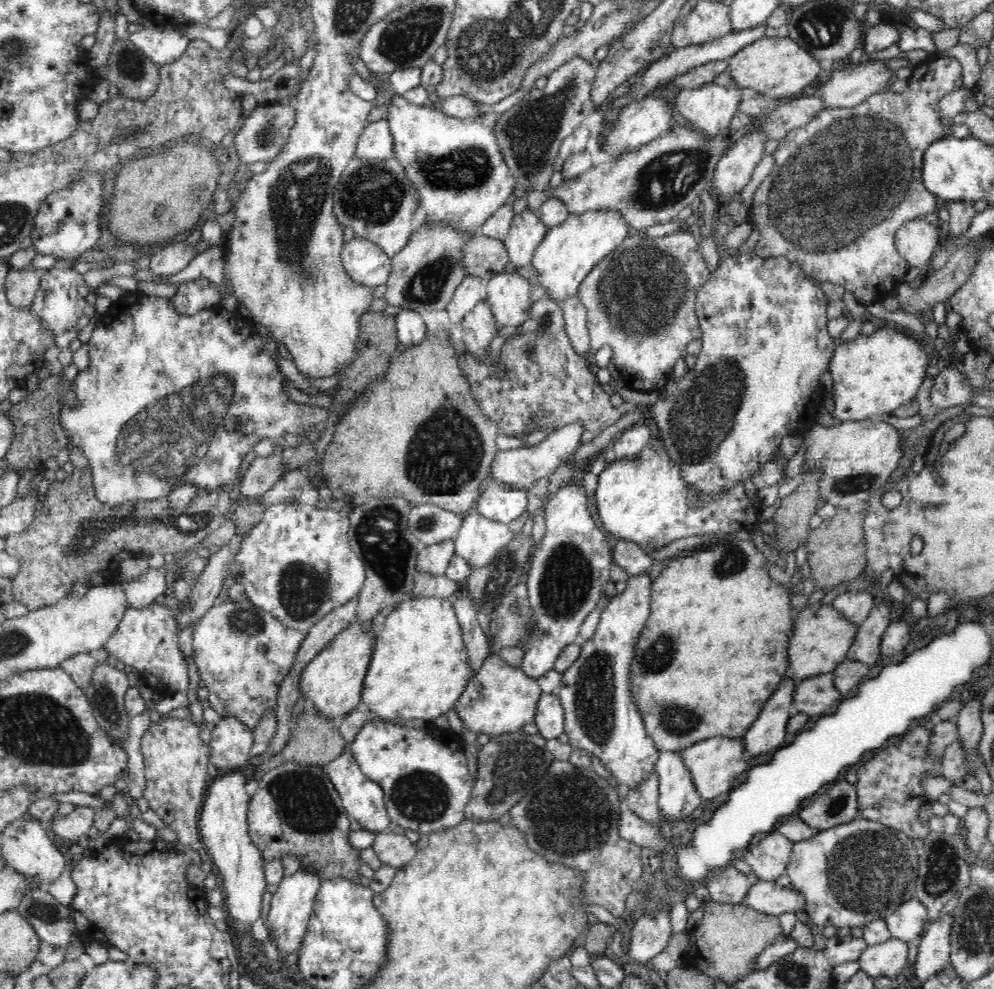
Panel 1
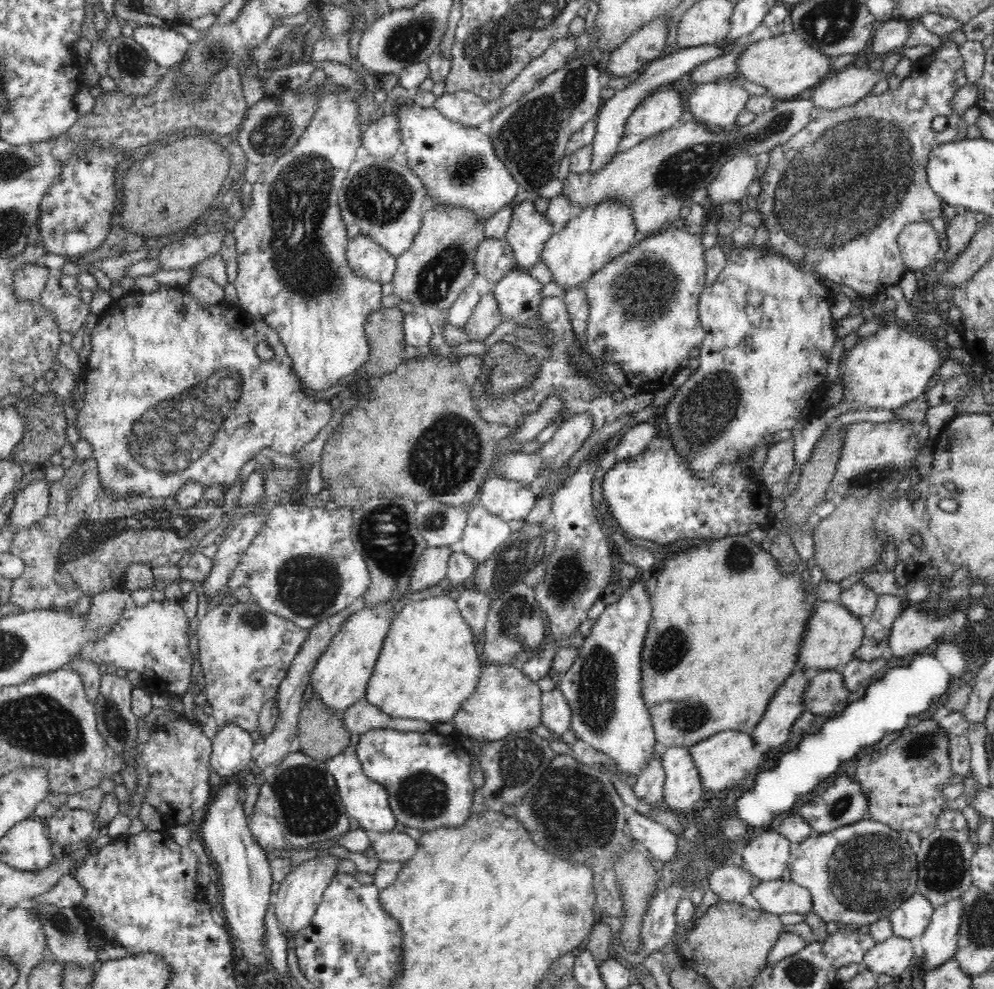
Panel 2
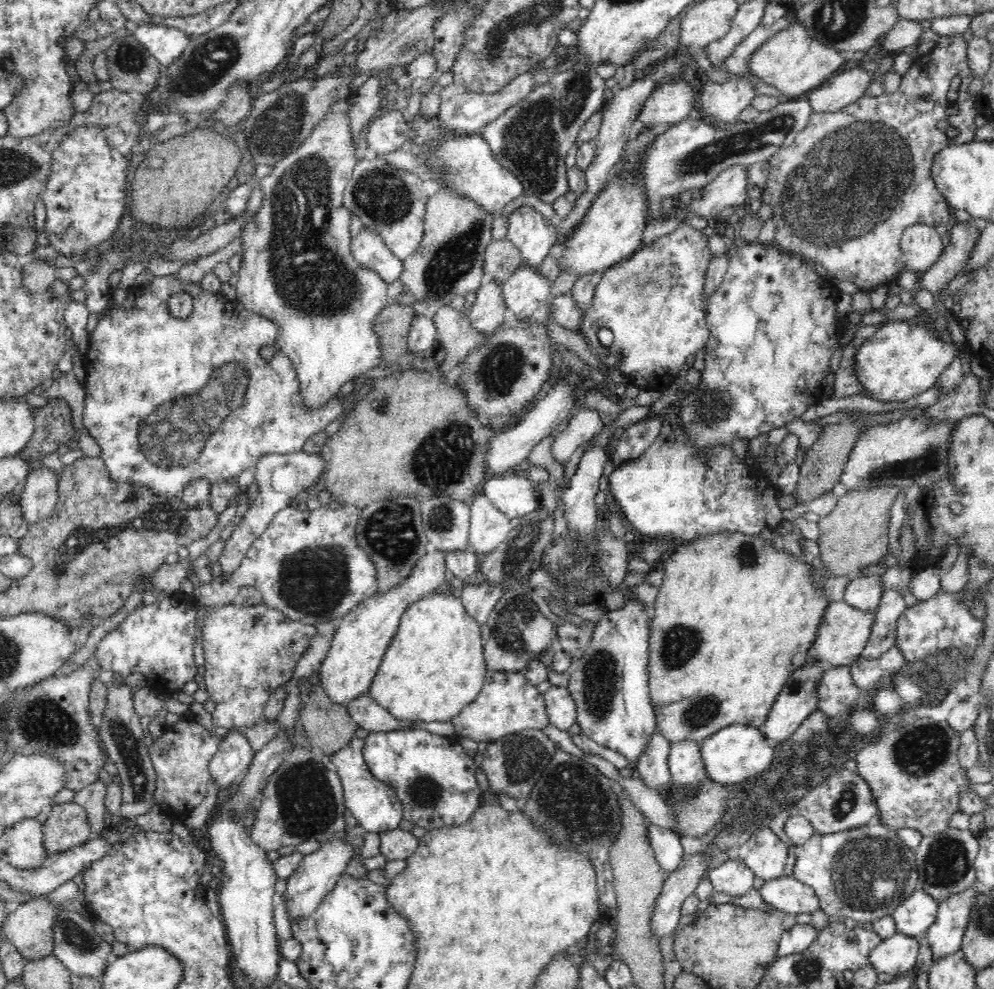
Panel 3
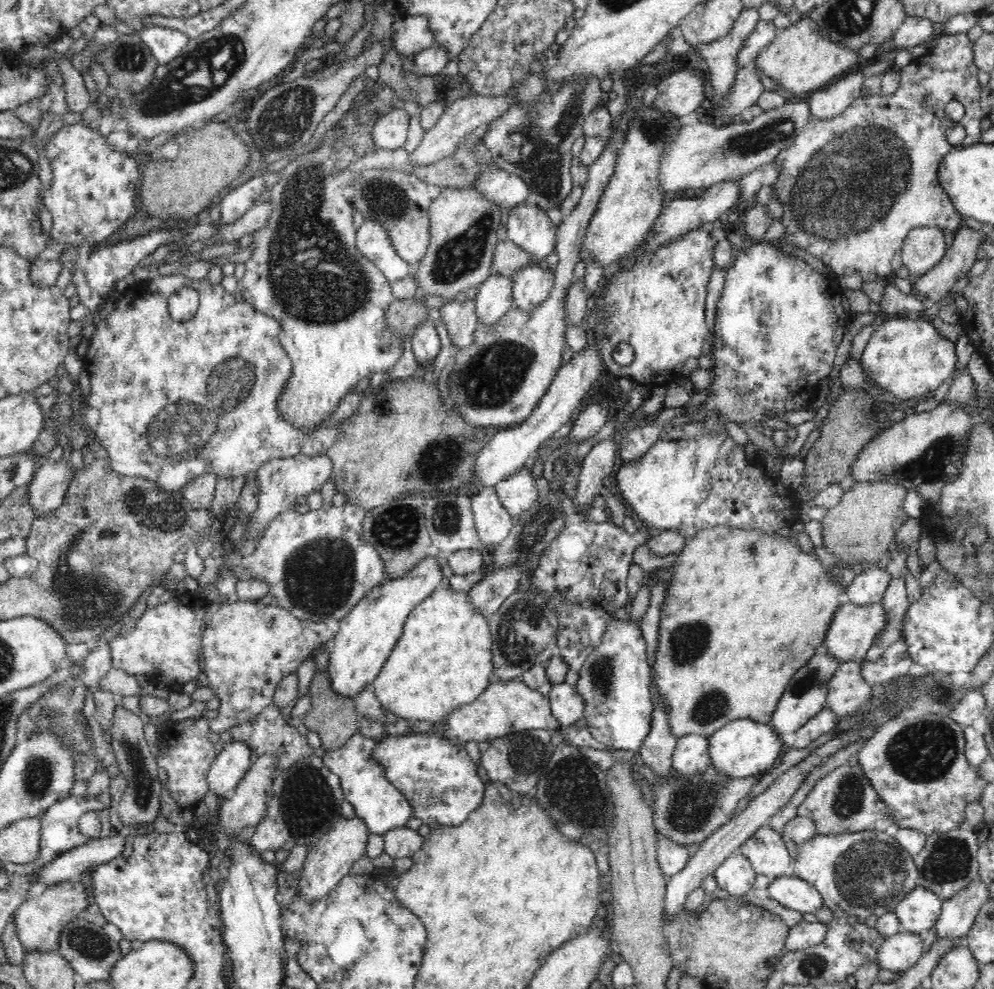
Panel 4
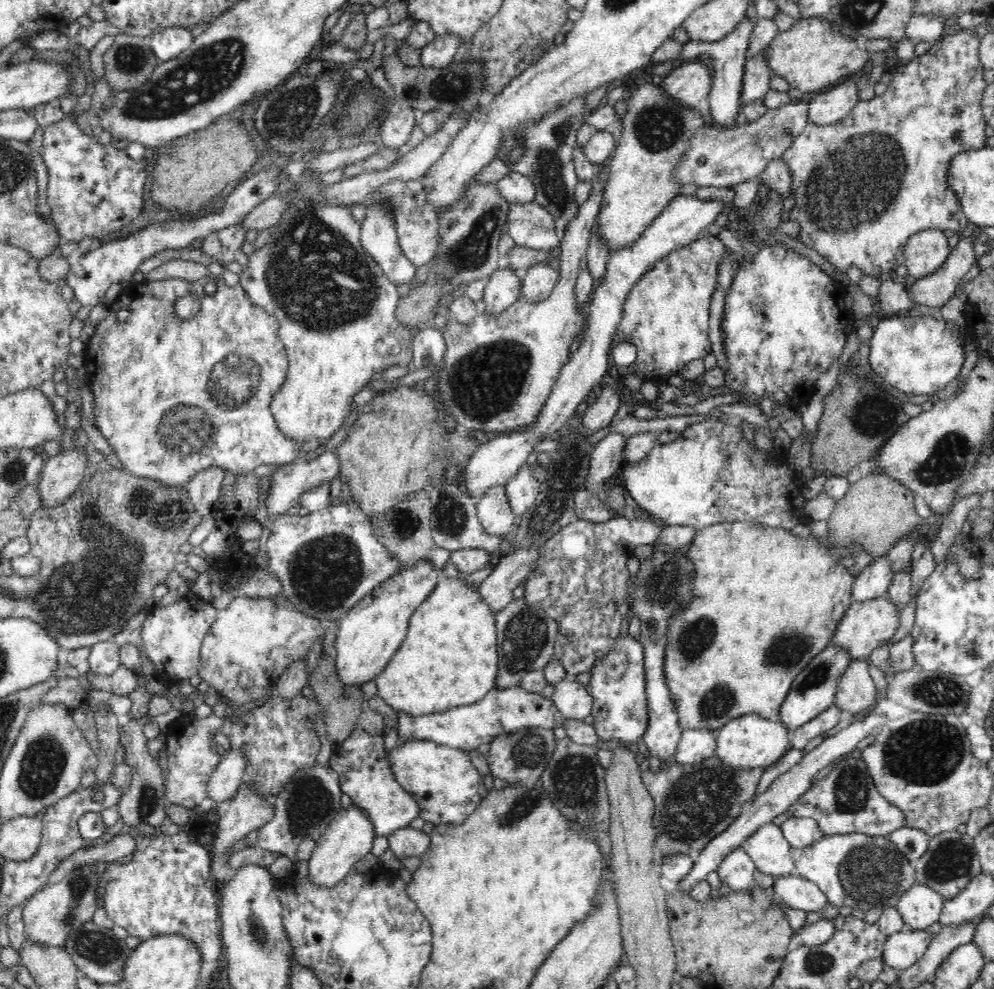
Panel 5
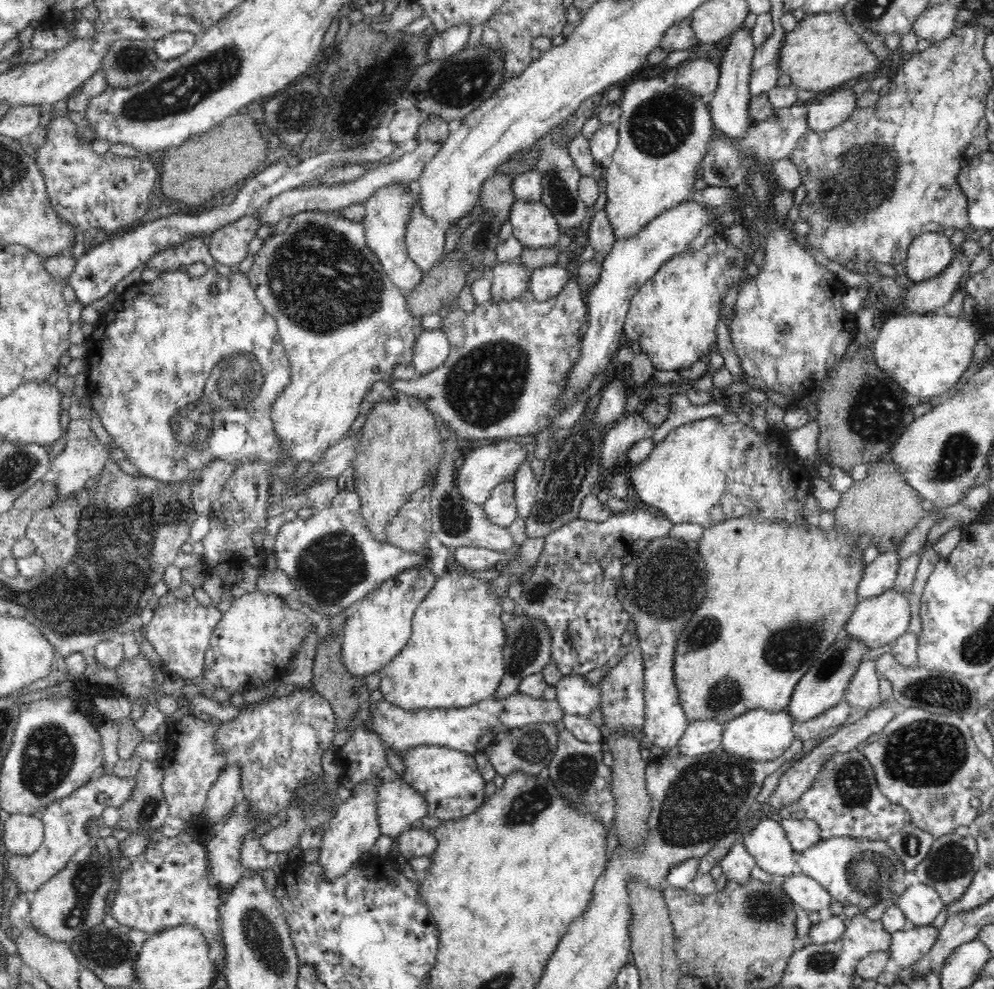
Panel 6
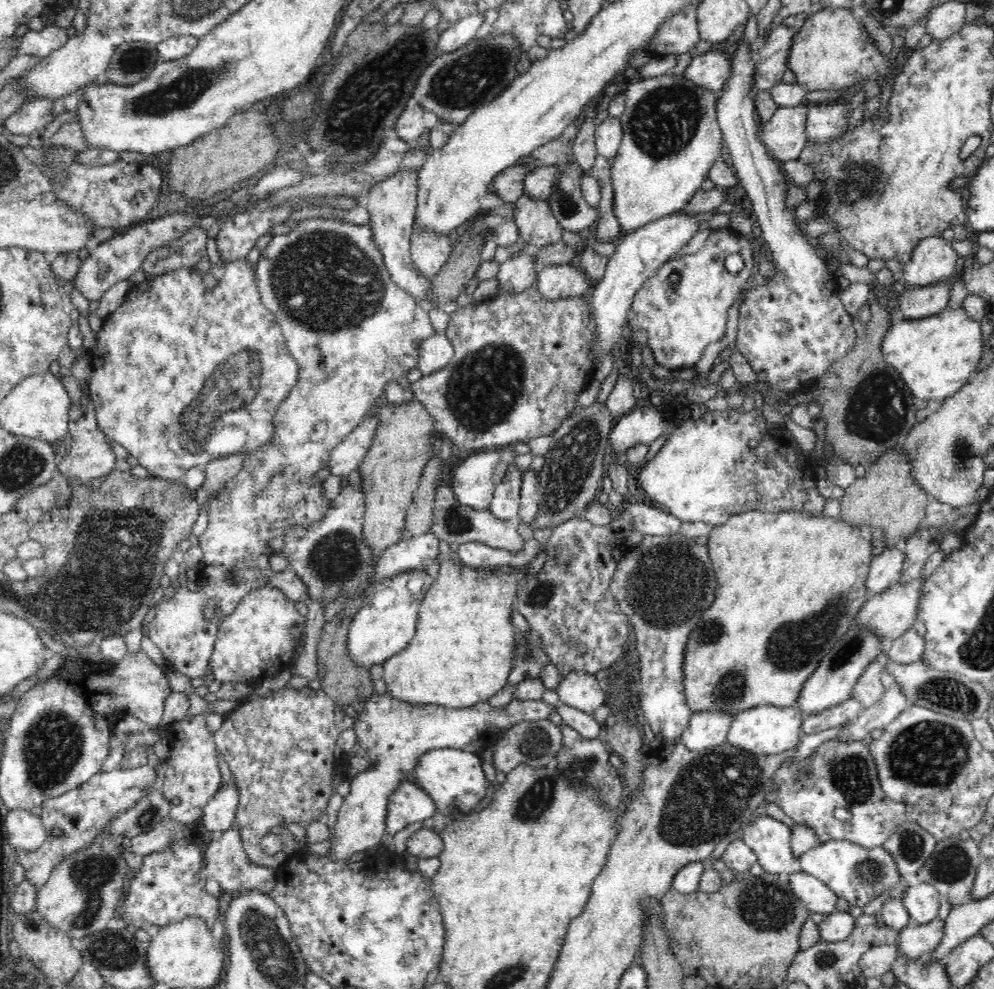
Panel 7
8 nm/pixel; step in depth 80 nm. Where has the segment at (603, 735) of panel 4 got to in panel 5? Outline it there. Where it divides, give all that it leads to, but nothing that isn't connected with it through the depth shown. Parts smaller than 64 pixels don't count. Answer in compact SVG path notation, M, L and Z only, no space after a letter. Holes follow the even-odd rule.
M630 636L621 637L616 648L606 658L598 660L589 673L590 681L586 685L595 700L591 716L599 740L616 740L636 747L636 742L642 738L649 719L642 643Z

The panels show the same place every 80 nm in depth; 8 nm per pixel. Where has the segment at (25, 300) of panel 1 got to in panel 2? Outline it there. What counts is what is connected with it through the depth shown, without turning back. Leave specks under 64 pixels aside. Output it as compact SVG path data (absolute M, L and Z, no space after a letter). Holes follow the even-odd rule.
M43 264L23 265L14 272L14 289L22 299L40 299L52 274Z

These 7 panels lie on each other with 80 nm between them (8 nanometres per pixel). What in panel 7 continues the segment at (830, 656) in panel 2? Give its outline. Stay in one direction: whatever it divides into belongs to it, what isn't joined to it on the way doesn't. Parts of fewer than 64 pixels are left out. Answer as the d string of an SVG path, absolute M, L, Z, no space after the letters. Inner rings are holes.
M920 575L910 582L898 583L884 592L871 595L868 602L860 610L860 614L854 620L855 625L874 628L882 635L882 638L894 640L906 634L914 628L920 612L920 600L923 595L924 586L928 576Z

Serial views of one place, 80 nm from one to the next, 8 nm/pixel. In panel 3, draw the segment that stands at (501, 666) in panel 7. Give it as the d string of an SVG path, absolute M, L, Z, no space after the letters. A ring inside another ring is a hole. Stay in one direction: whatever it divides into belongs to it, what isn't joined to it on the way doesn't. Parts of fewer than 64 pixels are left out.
M434 592L429 597L422 598L408 608L400 620L401 626L394 636L378 674L369 688L369 693L396 718L396 720L446 722L456 716L462 708L476 700L480 694L486 672L489 670L484 655L486 629L478 623L476 617L466 612L461 597L453 596L452 592Z

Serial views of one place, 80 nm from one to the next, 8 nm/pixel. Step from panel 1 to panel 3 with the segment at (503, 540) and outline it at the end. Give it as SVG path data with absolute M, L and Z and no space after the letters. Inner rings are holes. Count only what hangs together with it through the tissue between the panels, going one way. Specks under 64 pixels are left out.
M481 490L470 501L470 547L478 553L494 550L511 531L508 515L492 504Z

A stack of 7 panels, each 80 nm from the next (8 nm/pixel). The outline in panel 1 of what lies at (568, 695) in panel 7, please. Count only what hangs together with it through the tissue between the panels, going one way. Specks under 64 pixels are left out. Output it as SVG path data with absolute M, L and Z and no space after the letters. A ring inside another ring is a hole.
M557 692L541 693L534 722L538 728L537 734L545 739L558 738L560 734L565 733L564 705Z

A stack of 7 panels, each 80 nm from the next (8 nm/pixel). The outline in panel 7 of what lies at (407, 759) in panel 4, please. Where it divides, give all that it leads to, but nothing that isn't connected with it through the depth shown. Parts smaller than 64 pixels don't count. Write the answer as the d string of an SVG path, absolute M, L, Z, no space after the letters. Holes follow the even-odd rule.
M460 749L430 750L426 752L414 774L414 783L426 789L438 805L438 812L447 814L470 814L488 792L488 778L480 756Z

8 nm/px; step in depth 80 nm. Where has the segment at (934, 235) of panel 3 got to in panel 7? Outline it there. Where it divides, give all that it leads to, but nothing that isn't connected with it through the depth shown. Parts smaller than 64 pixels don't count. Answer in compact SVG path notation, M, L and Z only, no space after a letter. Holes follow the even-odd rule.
M929 236L917 244L912 258L903 265L901 287L926 287L948 282L957 274L962 263L944 237Z

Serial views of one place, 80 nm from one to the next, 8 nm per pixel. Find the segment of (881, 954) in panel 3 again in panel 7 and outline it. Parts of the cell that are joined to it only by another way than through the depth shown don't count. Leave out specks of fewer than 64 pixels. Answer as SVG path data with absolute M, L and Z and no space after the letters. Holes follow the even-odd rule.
M936 917L927 923L914 923L904 928L897 935L900 955L902 953L910 956L913 960L932 953L944 938L944 928L946 921Z

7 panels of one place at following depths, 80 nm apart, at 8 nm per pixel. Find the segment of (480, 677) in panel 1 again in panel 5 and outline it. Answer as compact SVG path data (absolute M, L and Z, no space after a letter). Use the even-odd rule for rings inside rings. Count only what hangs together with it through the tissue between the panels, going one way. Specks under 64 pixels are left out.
M514 686L508 690L494 688L476 704L452 707L434 714L412 716L396 710L396 734L398 743L429 740L446 747L471 751L477 750L482 744L491 743L501 732L509 733L528 727L553 729L562 726L564 721L562 711L552 699L526 692L521 686Z

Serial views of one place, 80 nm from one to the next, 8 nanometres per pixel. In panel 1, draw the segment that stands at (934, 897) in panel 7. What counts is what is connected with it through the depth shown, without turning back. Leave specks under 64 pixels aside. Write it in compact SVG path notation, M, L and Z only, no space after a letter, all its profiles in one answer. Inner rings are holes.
M914 897L888 915L885 921L892 937L908 942L922 934L924 926L930 922L930 914L928 908Z

